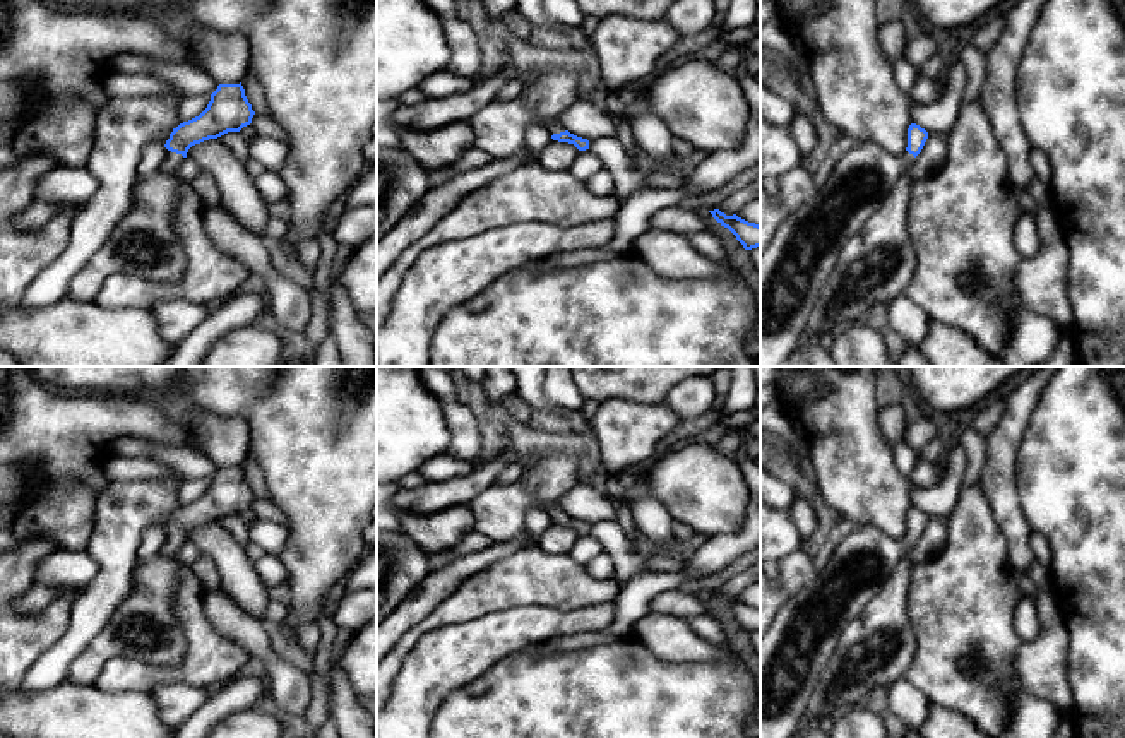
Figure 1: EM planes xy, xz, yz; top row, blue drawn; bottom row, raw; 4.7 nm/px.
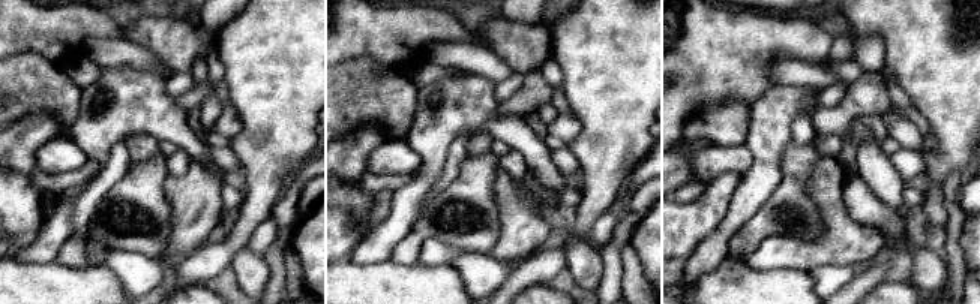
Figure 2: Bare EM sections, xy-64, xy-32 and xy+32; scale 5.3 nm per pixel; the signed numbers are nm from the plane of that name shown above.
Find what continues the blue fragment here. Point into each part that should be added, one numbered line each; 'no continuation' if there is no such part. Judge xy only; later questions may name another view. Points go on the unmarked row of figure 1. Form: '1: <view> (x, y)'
1: xy (172, 545)

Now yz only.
1: yz (807, 630)

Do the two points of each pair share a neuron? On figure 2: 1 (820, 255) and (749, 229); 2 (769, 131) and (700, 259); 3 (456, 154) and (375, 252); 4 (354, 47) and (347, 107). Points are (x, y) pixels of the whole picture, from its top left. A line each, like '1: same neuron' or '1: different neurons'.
1: different neurons
2: same neuron
3: different neurons
4: different neurons

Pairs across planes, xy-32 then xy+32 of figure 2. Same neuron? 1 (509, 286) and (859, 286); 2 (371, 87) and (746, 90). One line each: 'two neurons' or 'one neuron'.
1: one neuron
2: two neurons

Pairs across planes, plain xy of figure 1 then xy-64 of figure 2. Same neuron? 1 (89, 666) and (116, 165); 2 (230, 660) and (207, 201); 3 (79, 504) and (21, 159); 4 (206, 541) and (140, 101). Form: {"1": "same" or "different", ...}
{"1": "different", "2": "same", "3": "different", "4": "same"}

